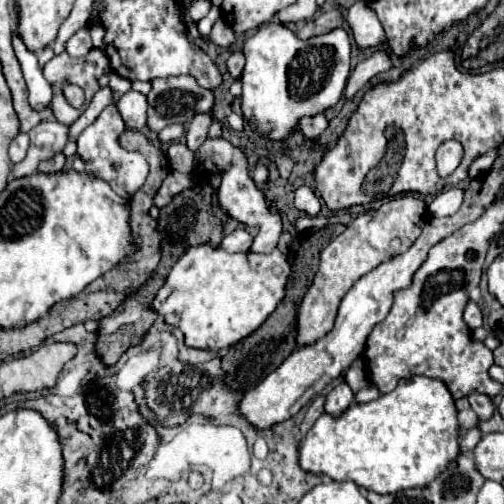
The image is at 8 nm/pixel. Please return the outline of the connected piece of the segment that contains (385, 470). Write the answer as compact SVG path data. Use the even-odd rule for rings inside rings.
M415 375L401 379L391 393L385 393L375 401L351 403L341 415L323 413L299 445L299 465L303 471L329 475L333 481L353 481L361 489L375 493L397 493L409 487L425 487L443 469L455 463L455 457L459 455L457 427L455 401L445 383Z

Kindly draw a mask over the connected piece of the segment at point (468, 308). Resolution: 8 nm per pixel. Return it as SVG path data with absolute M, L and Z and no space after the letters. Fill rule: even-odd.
M467 301L467 305L465 305L465 311L463 311L463 321L471 327L471 329L477 329L477 327L481 327L481 311L479 311L479 307L477 307L477 303L475 301Z

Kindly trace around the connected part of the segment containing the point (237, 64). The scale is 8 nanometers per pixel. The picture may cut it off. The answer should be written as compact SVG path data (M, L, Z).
M233 51L233 53L229 55L229 59L227 59L227 71L229 71L229 75L231 75L233 79L239 79L243 67L245 67L245 57L243 57L243 53L241 53L241 51Z

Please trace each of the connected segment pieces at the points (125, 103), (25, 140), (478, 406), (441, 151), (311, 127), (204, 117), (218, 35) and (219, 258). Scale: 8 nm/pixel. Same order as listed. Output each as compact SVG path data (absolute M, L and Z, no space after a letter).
M127 91L119 103L119 113L125 121L125 125L129 129L143 129L145 127L145 121L147 121L147 101L145 101L145 95L143 93L137 93L137 91Z
M19 133L11 141L11 145L9 145L9 157L11 157L11 161L13 163L21 161L25 157L25 153L27 153L27 147L29 147L29 135L27 133Z
M471 393L469 397L469 403L471 403L471 409L481 417L481 419L489 419L493 415L493 403L491 399L485 395L485 393Z
M445 141L437 149L437 169L439 177L451 175L463 157L463 145L459 141Z
M323 113L319 115L313 115L313 117L301 117L299 119L299 131L305 135L305 137L319 137L323 131L327 129L327 119Z
M197 113L189 123L187 123L187 147L191 151L197 151L203 141L207 139L207 129L211 123L211 115L209 113Z
M219 19L215 25L213 25L213 31L211 31L211 39L215 45L223 47L223 49L229 49L235 41L235 33L231 29L231 25L223 19Z
M283 231L279 245L267 255L251 253L251 251L227 253L221 245L209 245L209 243L193 245L173 265L173 269L167 275L165 285L155 295L151 307L157 313L161 313L169 325L177 325L185 333L185 345L211 349L211 351L227 349L229 345L251 335L275 311L275 307L283 299L285 283L291 273L291 265L287 261L291 241L293 241L293 235L289 231Z

